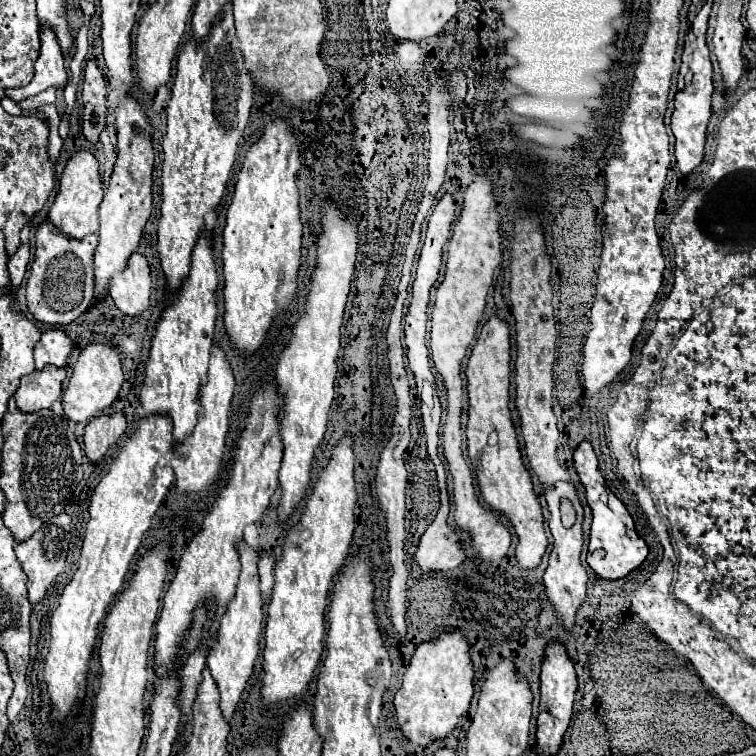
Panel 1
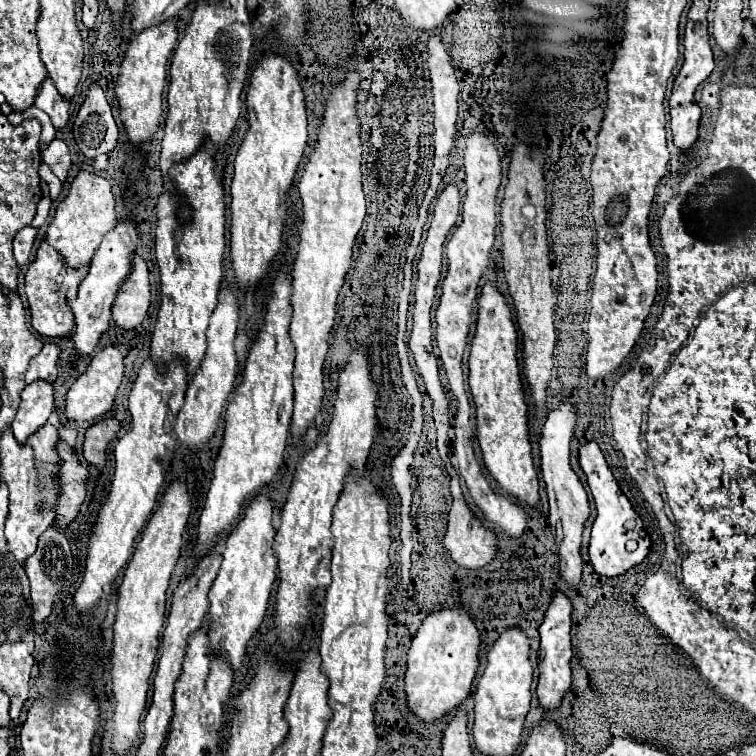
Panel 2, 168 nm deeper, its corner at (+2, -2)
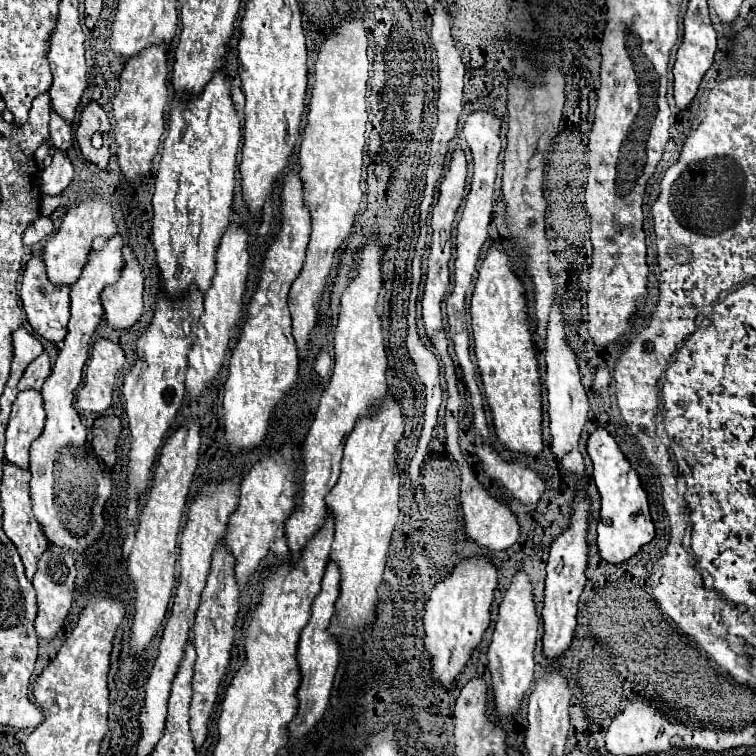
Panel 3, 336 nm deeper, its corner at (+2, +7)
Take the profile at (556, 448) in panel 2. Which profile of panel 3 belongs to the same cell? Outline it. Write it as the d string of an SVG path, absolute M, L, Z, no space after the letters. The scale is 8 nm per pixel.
M555 304L551 308L551 320L549 320L549 328L547 328L547 352L545 352L545 360L547 360L547 376L545 376L545 386L547 386L547 414L549 414L549 430L551 430L551 452L557 458L557 464L569 474L569 478L573 480L581 480L585 474L585 464L583 464L583 456L577 450L577 442L583 430L583 424L587 422L587 394L581 386L581 378L579 378L579 366L575 360L575 354L571 352L569 344L565 342L563 336L563 314L561 314L561 306Z

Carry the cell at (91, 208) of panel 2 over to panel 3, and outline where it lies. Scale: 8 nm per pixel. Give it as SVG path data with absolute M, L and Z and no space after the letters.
M95 194L91 200L83 200L81 204L69 208L59 230L45 244L43 258L45 258L49 280L53 280L53 284L57 286L65 286L65 284L71 286L85 266L93 240L97 236L113 236L115 232L117 232L117 224L113 220L113 208L103 194Z

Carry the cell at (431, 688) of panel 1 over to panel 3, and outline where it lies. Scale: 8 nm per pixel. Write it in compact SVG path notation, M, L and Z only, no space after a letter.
M471 558L455 564L449 578L441 580L433 592L431 600L425 604L423 628L425 628L425 652L431 662L431 680L447 688L457 682L471 652L479 646L483 632L491 622L491 602L497 582L497 570L487 558Z

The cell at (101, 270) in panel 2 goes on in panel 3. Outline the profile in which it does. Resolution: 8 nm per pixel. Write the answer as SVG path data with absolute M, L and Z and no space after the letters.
M121 234L109 236L109 238L97 238L93 242L93 250L89 254L87 264L83 266L83 272L79 280L71 286L71 320L69 320L69 332L63 340L63 346L59 350L55 368L51 376L43 384L43 400L45 400L45 412L47 412L47 422L43 434L31 444L31 460L29 460L29 470L31 470L31 502L33 502L33 514L35 518L43 524L45 536L51 544L59 544L65 550L75 550L83 552L89 544L93 544L101 530L103 530L103 504L107 502L111 494L111 480L103 474L99 460L95 454L91 454L87 446L87 428L81 424L81 418L73 406L73 392L81 382L83 366L89 358L89 342L91 336L95 334L99 322L103 320L103 304L101 304L101 292L105 286L117 282L119 272L123 268L123 238Z

